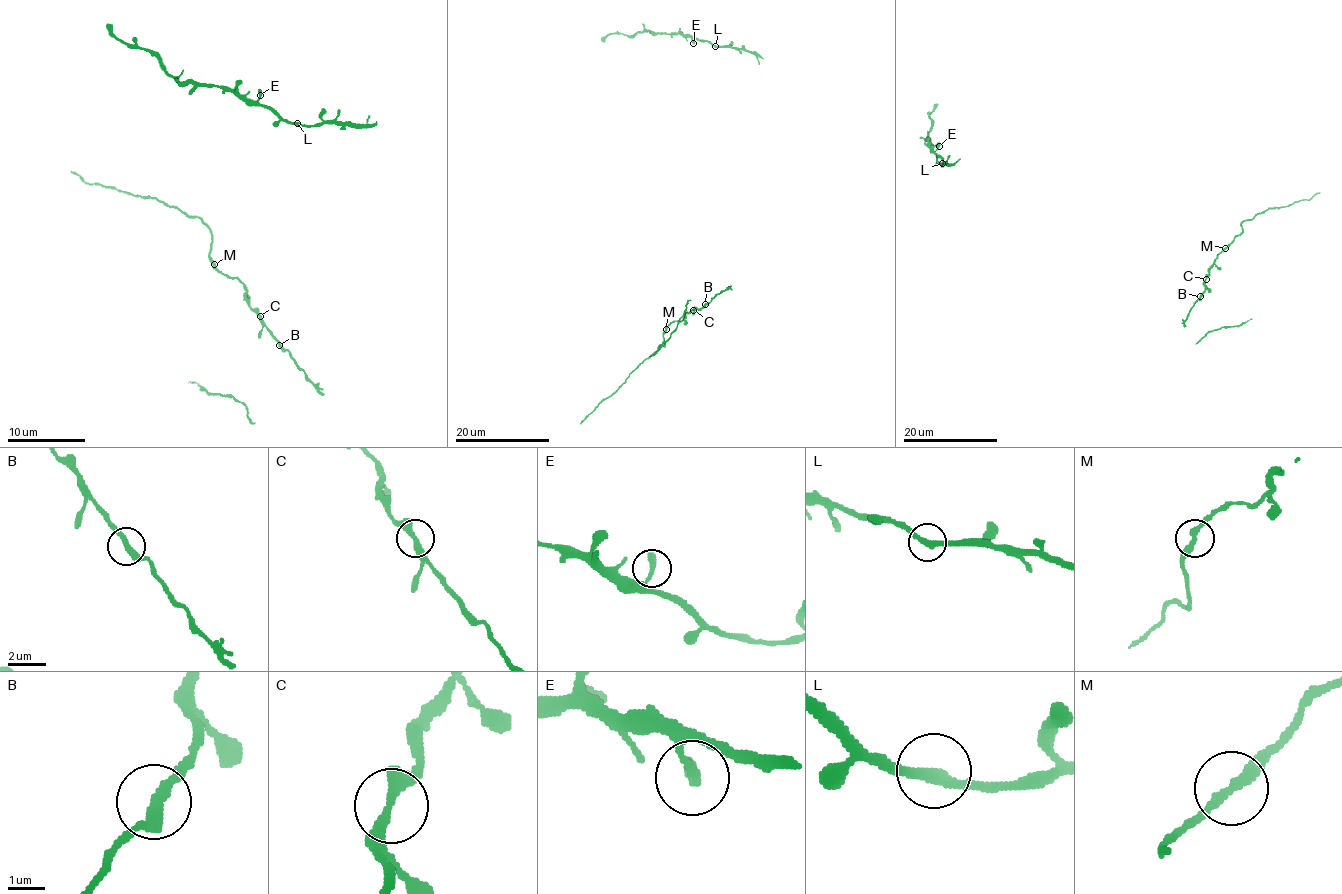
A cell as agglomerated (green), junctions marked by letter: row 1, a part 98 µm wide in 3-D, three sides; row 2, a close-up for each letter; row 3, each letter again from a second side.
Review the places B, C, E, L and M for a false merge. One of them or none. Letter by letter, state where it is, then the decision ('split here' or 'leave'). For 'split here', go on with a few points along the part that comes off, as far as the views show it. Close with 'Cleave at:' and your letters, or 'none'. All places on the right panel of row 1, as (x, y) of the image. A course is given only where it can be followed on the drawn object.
B: at (1200, 296); leave
C: at (1206, 279); leave
E: at (939, 146); leave
L: at (942, 163); leave
M: at (1225, 248); leave
Cleave at: none

